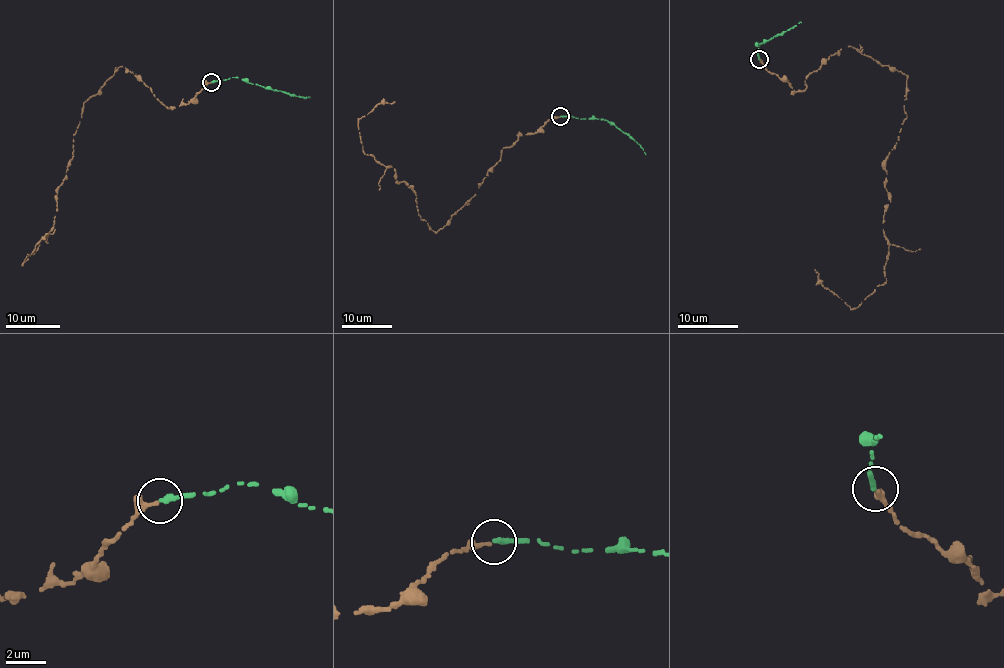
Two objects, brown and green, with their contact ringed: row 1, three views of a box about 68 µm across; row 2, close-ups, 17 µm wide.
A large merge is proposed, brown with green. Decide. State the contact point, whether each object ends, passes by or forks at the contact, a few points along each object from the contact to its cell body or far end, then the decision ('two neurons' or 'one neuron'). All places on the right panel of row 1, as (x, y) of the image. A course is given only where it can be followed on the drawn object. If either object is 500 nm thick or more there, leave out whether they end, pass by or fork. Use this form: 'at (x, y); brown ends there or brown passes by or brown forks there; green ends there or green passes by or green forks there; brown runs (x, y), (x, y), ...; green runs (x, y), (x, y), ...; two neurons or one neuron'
at (759, 59); brown passes by; green ends there; brown runs (760, 59), (793, 91), (848, 46), (907, 77), (907, 117), (885, 167), (886, 281), (850, 309), (815, 268); green runs (760, 59), (757, 44), (800, 22); one neuron

